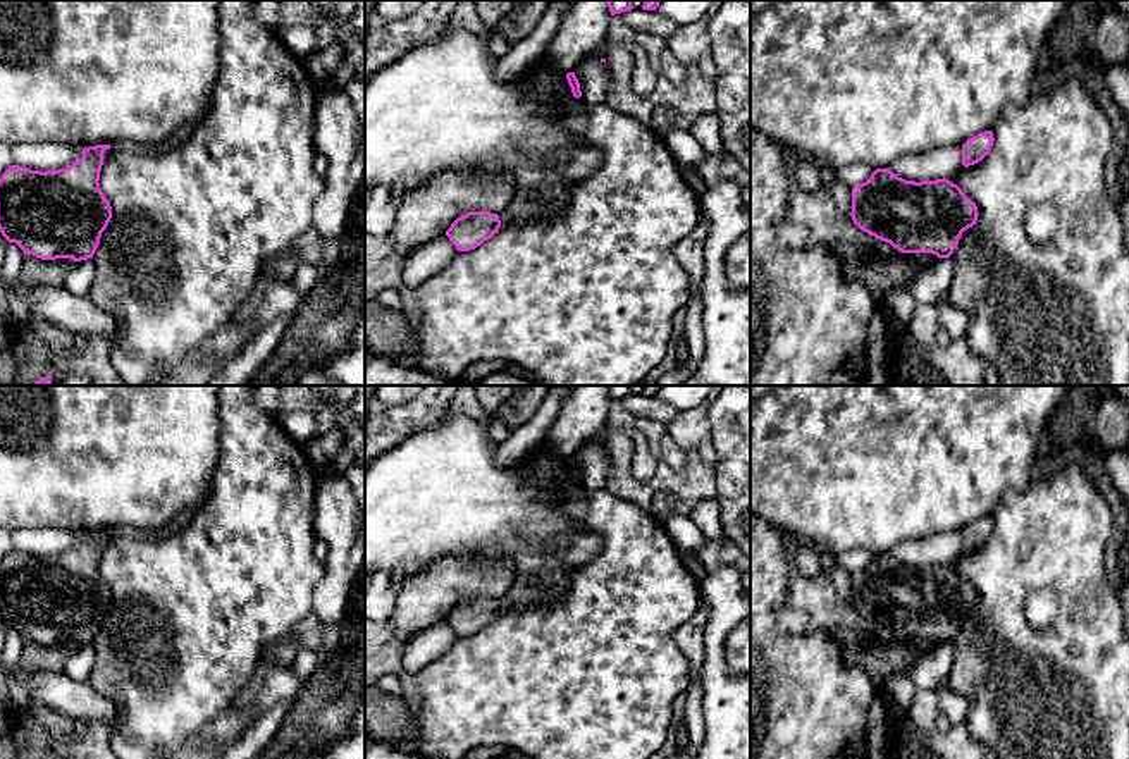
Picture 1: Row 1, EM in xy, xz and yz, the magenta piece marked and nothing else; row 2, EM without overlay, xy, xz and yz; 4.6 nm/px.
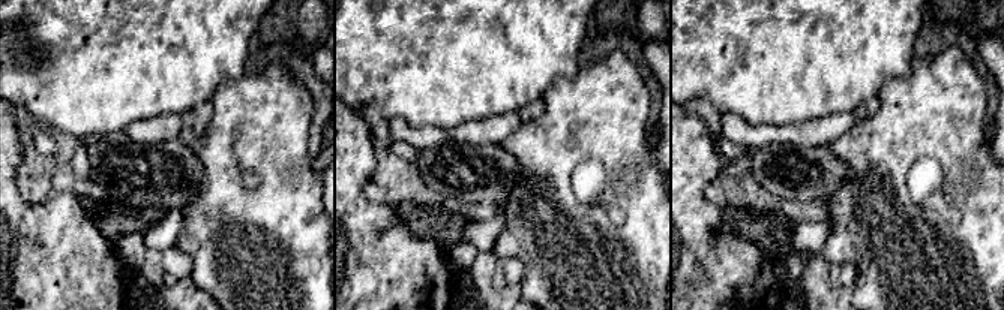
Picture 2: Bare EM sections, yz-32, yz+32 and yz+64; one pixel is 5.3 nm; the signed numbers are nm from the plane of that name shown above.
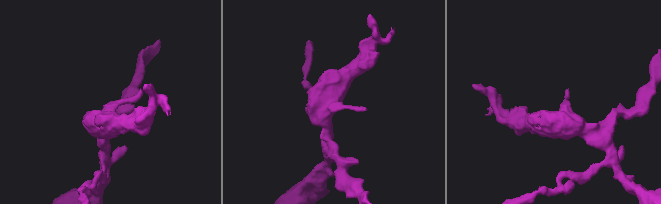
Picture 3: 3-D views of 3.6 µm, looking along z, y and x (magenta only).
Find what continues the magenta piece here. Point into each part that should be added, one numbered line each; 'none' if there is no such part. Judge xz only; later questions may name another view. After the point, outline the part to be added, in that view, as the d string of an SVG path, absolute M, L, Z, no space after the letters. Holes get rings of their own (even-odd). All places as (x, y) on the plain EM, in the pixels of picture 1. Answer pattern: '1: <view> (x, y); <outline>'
1: xz (522, 592); M520 577L513 582L506 595L499 597L497 602L501 608L509 606L528 606L535 601L554 601L561 595L570 585L570 577L561 577L556 585L547 592L539 592L534 585L532 577Z

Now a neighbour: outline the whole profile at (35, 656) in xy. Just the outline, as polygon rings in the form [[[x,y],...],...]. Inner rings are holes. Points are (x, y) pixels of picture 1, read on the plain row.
[[[26,640],[19,666],[22,670],[62,673],[74,654],[74,649],[72,644],[41,645]]]

